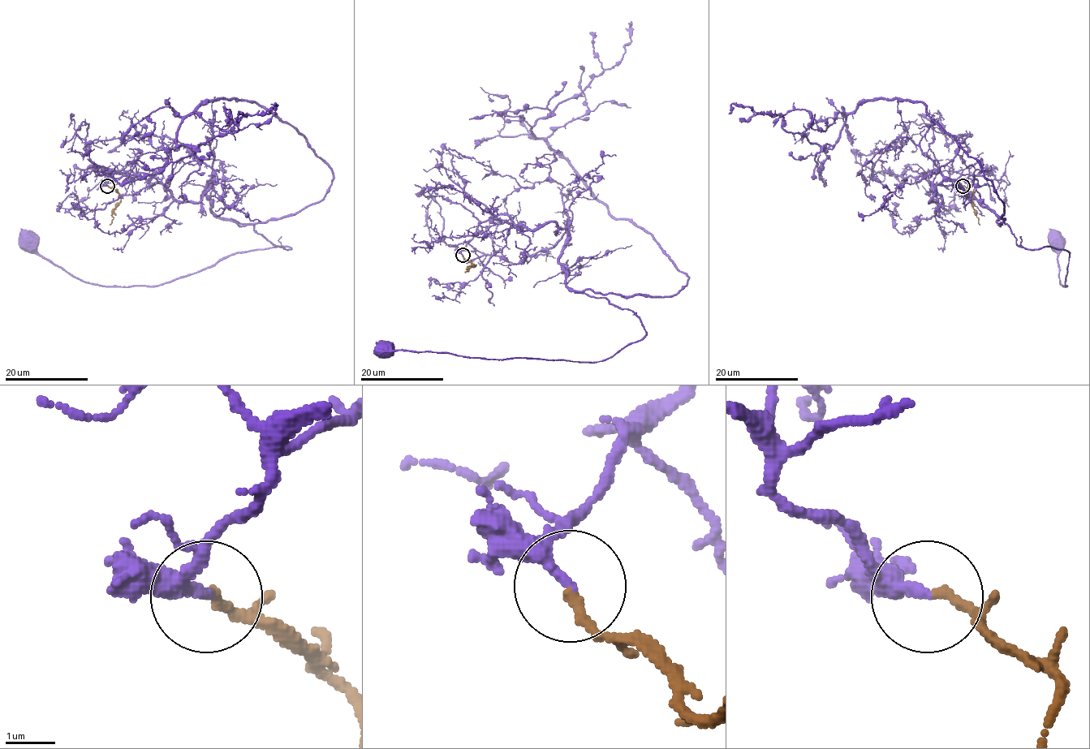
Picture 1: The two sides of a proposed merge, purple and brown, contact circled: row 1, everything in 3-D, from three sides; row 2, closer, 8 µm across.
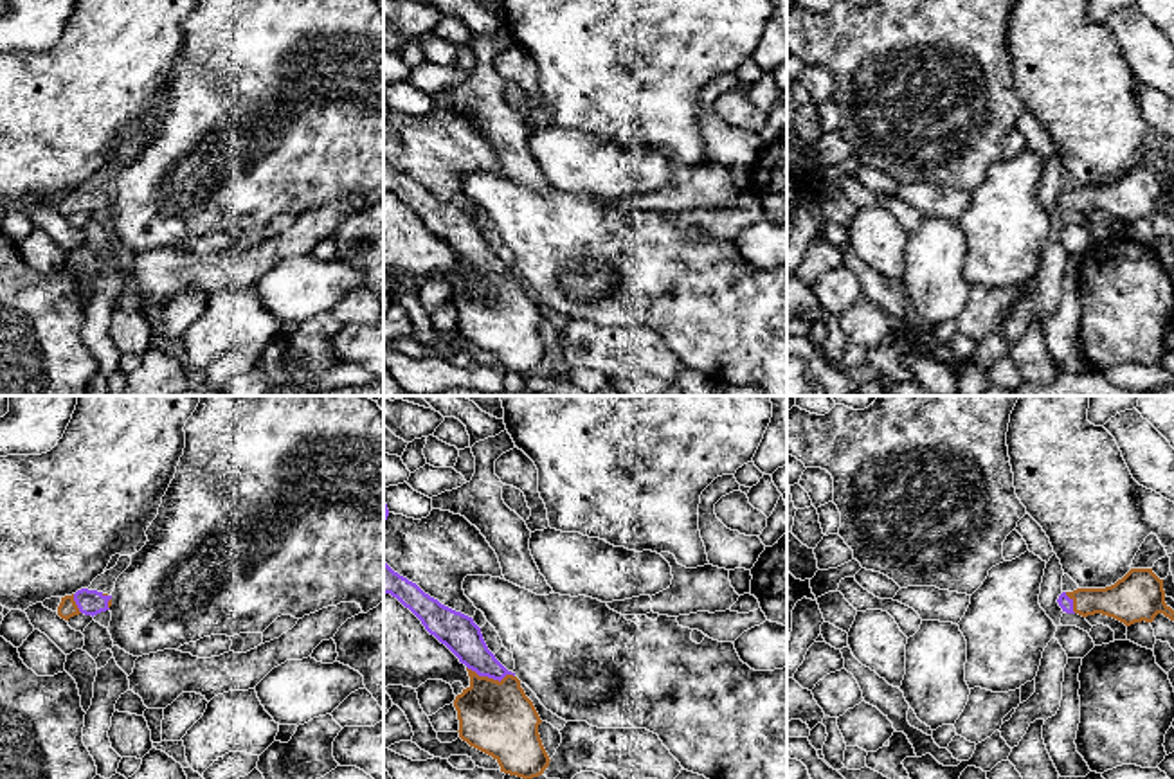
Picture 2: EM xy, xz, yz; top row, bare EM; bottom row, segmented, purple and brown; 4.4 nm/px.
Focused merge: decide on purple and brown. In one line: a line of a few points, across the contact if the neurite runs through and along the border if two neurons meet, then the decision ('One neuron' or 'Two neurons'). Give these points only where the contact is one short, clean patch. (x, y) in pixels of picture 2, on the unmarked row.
Line: xz (458, 229), (490, 274), (497, 315). One neuron

